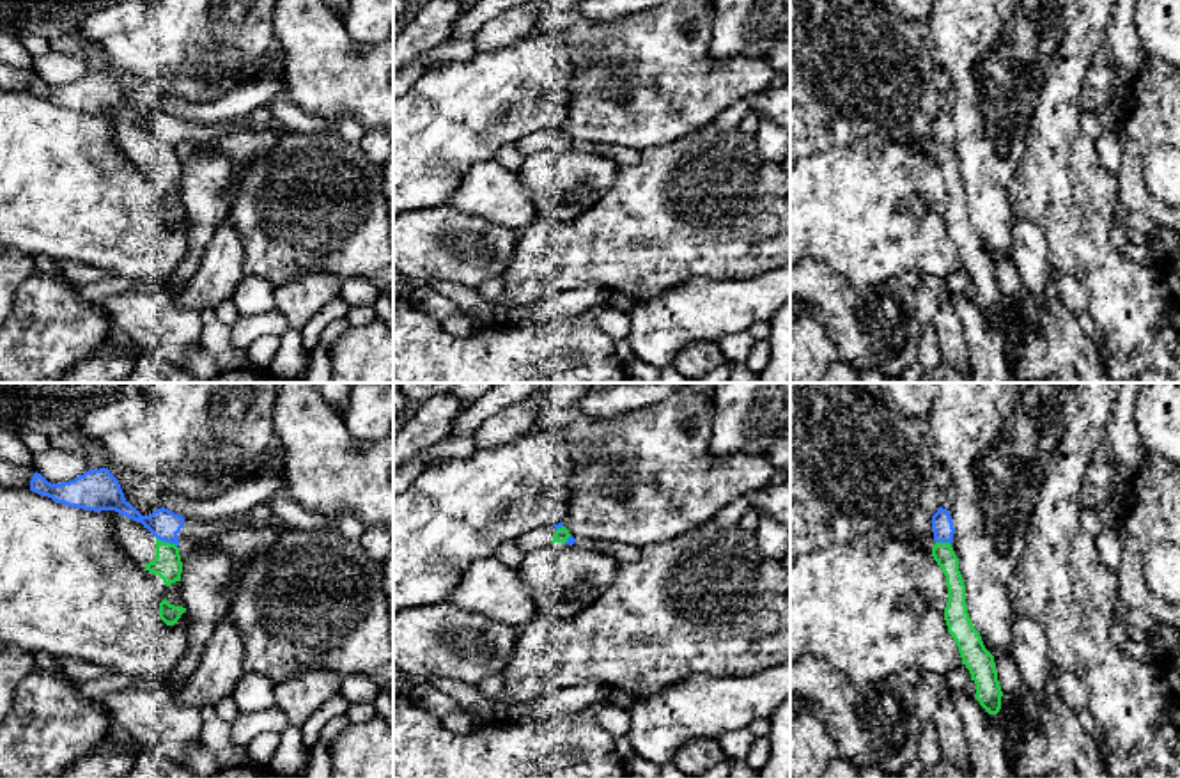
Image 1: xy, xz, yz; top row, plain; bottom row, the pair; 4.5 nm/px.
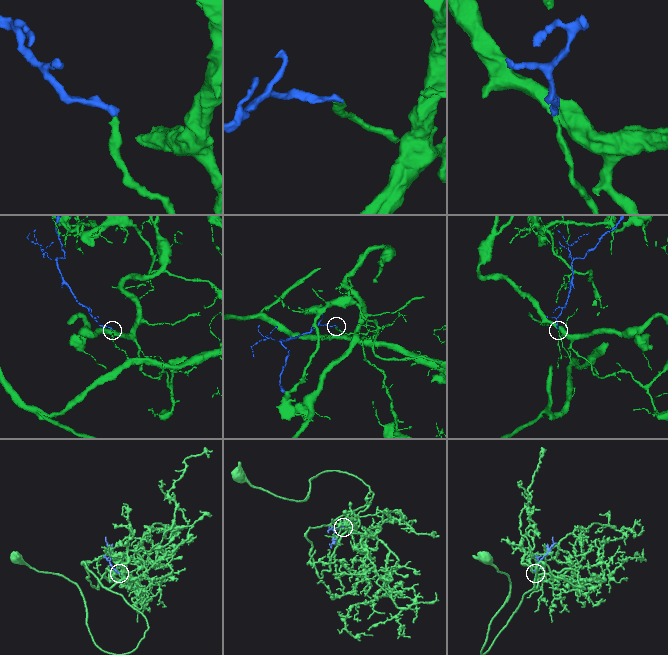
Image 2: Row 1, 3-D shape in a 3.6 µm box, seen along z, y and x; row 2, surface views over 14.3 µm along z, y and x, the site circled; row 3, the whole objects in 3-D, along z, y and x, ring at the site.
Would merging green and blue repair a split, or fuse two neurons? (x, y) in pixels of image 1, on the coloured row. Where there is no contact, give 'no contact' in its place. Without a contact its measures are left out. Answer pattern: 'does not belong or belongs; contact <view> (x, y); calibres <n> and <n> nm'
belongs; contact xy (167, 543); calibres 130 and 140 nm

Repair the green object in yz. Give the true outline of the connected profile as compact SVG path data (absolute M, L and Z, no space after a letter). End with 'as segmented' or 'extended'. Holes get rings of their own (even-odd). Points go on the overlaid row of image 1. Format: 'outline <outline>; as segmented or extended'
outline M939 507L932 516L934 548L932 556L946 576L948 603L944 620L948 633L955 640L962 665L969 670L976 684L974 698L989 714L1001 709L1001 686L998 681L994 656L985 649L980 633L974 629L966 604L966 585L959 571L959 558L951 548L953 521L950 510Z; extended

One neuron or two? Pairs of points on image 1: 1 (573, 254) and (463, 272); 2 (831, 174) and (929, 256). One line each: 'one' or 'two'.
1: two
2: one

